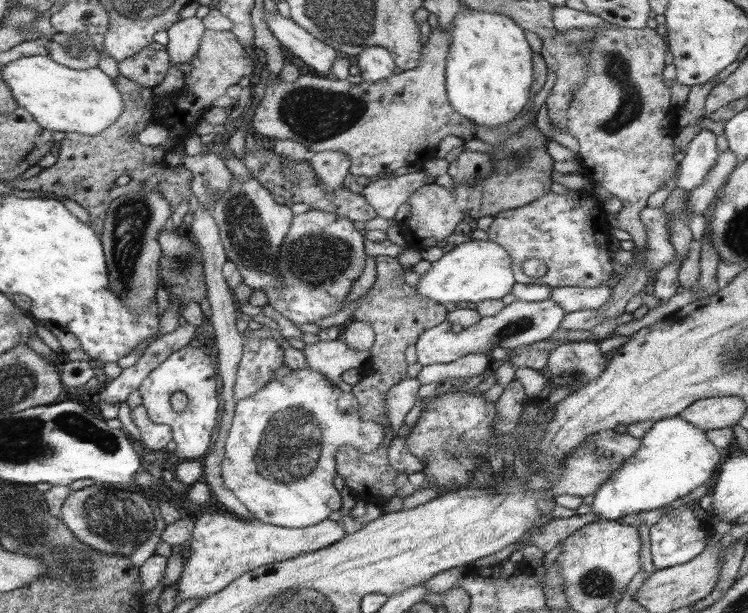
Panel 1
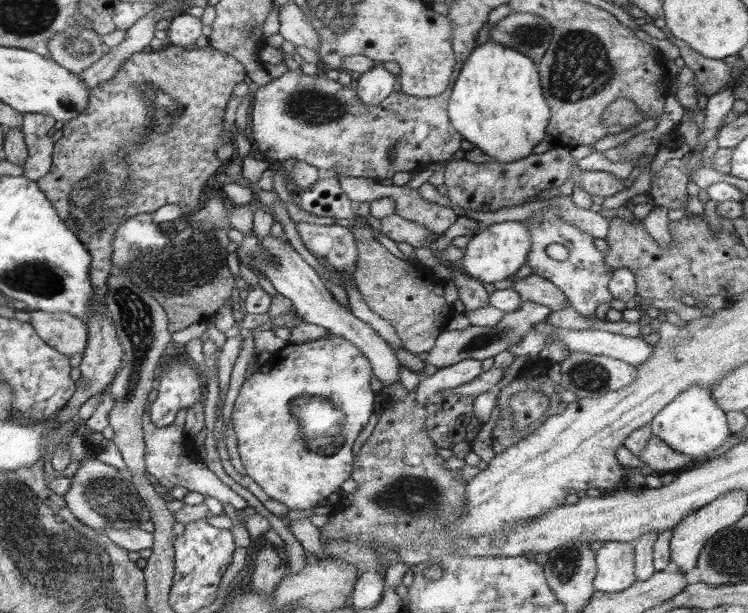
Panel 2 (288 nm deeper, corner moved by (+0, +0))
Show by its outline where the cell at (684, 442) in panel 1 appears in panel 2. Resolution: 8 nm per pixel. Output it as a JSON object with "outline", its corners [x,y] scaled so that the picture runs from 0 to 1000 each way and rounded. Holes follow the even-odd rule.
{"outline":[[[934,630],[910,639],[910,646],[905,646],[884,672],[878,672],[878,679],[868,688],[868,701],[873,705],[876,715],[886,718],[897,731],[897,737],[908,737],[913,741],[913,747],[921,747],[918,754],[924,757],[945,754],[948,737],[959,734],[969,721],[969,715],[977,711],[969,672],[956,659],[948,633],[934,633]]]}

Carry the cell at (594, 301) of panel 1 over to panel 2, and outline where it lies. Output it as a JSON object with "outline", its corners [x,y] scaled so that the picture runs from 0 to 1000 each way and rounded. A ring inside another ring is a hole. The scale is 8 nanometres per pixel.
{"outline":[[[707,447],[705,454],[689,457],[686,473],[694,476],[699,493],[715,493],[721,499],[731,499],[737,509],[745,509],[745,506],[753,506],[761,499],[753,473],[747,473],[739,460],[734,460],[731,454],[723,454],[723,450]]]}

